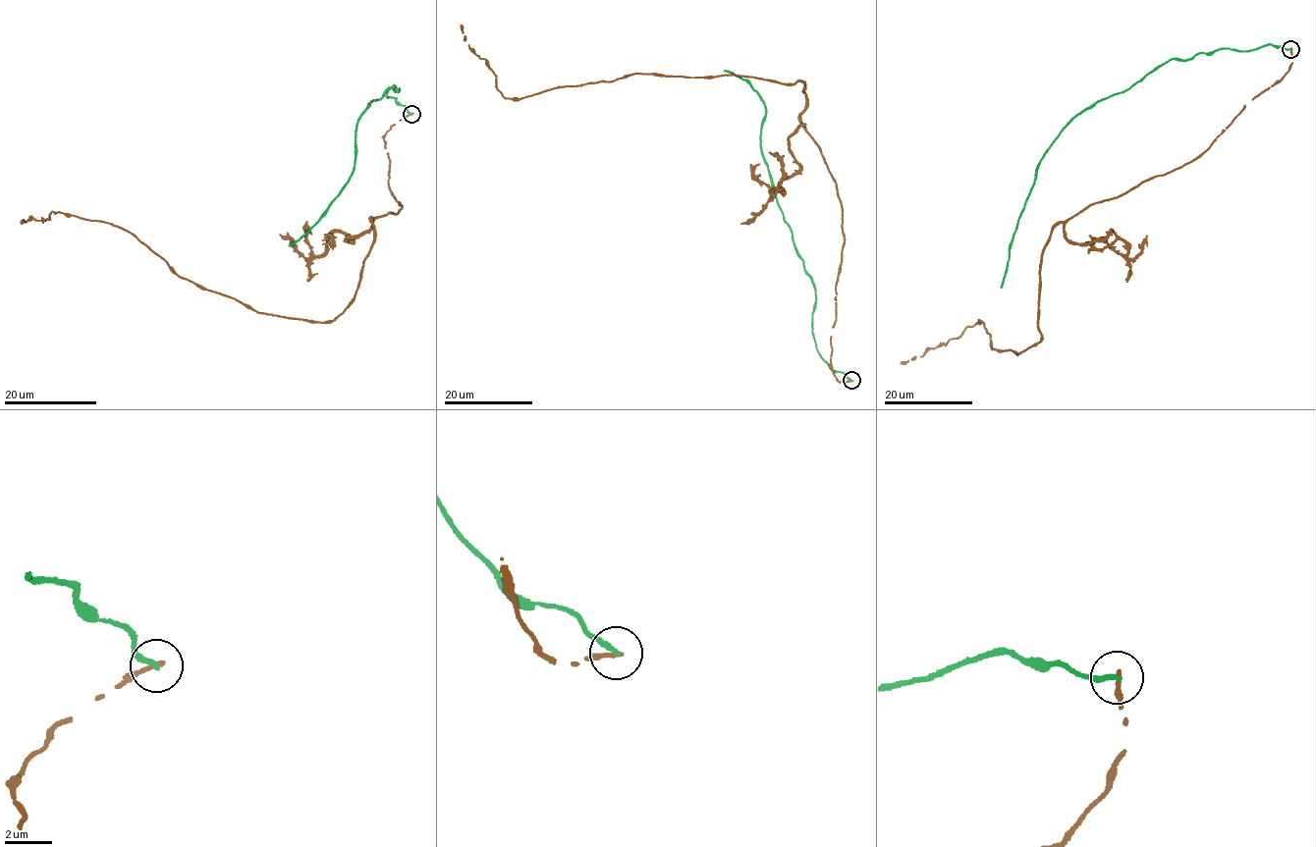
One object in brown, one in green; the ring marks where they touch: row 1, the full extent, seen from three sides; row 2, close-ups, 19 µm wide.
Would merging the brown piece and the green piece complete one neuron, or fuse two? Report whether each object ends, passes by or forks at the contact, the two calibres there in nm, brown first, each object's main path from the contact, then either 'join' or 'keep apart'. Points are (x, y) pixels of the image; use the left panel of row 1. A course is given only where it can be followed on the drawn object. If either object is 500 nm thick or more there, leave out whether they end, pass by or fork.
brown ends | green ends | 190/240 nm | brown via (411, 114), (383, 138), (403, 206), (372, 218), (355, 300), (333, 320), (201, 290), (111, 224), (22, 222) | green via (411, 114), (386, 96), (394, 84), (368, 105), (349, 182), (289, 245) | keep apart

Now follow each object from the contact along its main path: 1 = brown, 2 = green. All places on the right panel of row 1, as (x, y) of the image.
1: (1291, 49), (1280, 80), (1194, 159), (1052, 230), (1040, 341), (1000, 352), (978, 320), (901, 363)
2: (1291, 49), (1221, 48), (1186, 60), (1172, 58), (1124, 90), (1082, 110), (1037, 168), (1000, 288)

